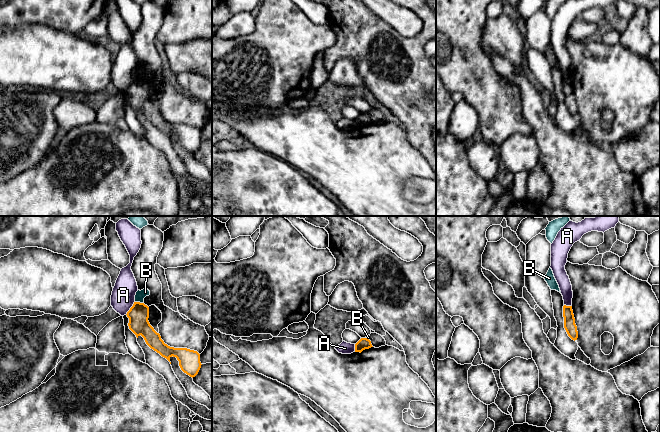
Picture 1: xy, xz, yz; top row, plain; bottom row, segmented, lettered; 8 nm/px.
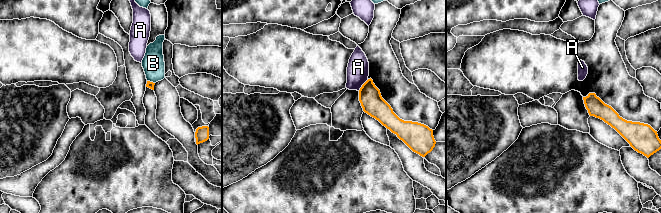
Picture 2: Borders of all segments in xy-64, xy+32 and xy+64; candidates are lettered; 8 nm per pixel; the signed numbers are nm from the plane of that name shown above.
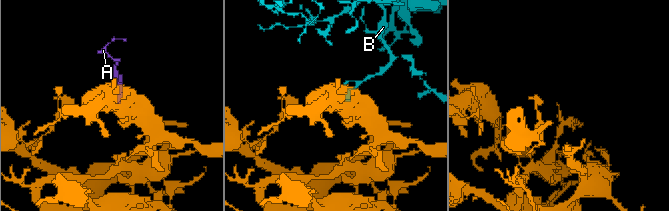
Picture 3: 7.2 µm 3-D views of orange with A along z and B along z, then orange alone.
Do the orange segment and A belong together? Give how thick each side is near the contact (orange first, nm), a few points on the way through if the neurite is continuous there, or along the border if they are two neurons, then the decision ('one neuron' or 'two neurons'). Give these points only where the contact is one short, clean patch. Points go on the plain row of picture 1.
170/190 nm | along xy (134, 77), (125, 90) | two neurons

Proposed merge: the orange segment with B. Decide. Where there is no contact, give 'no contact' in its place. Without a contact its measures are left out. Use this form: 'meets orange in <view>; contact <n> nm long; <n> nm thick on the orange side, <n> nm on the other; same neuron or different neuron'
meets orange in xy; contact 70 nm long; 170 nm thick on the orange side, 80 nm on the other; different neuron

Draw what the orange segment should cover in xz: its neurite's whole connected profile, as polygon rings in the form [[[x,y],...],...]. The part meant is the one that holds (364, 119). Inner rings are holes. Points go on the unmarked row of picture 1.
[[[361,114],[356,120],[355,120],[355,128],[362,128],[365,125],[369,125],[373,123],[371,120],[371,117],[367,114]]]

